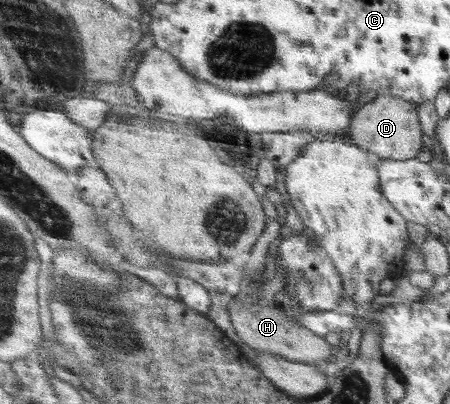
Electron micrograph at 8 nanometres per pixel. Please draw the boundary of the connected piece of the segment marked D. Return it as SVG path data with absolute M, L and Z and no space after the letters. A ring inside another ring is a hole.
M379 95L354 115L350 129L353 143L369 151L375 158L410 160L419 157L425 141L419 105L396 96Z

